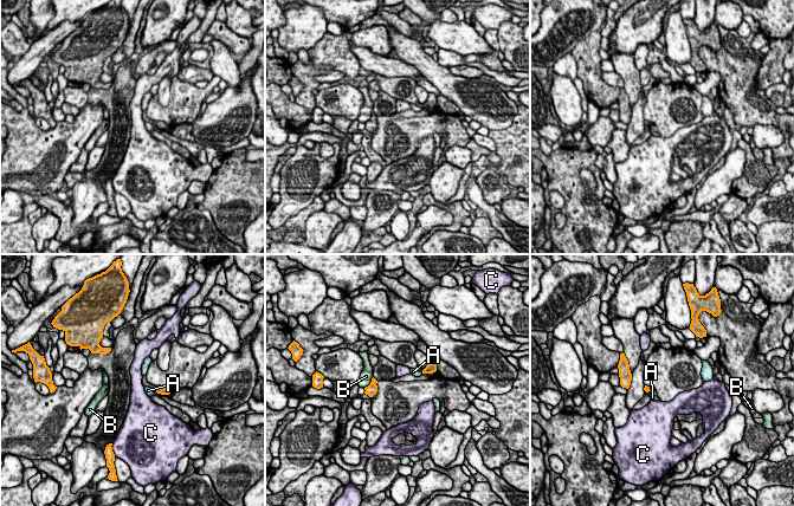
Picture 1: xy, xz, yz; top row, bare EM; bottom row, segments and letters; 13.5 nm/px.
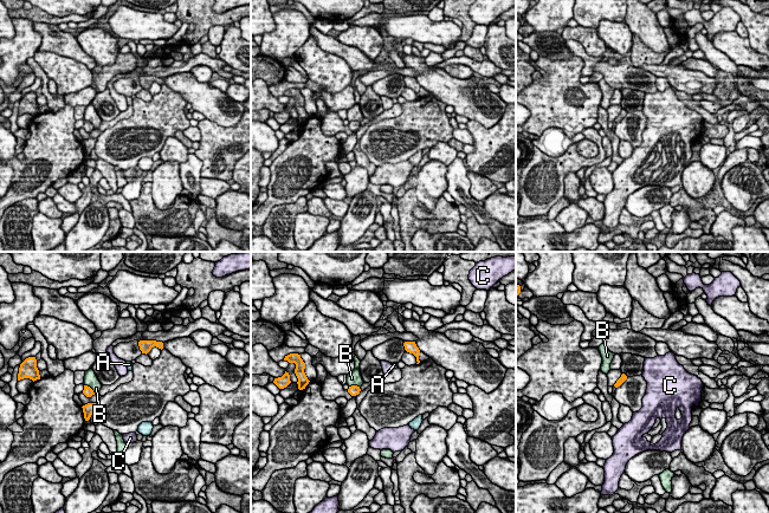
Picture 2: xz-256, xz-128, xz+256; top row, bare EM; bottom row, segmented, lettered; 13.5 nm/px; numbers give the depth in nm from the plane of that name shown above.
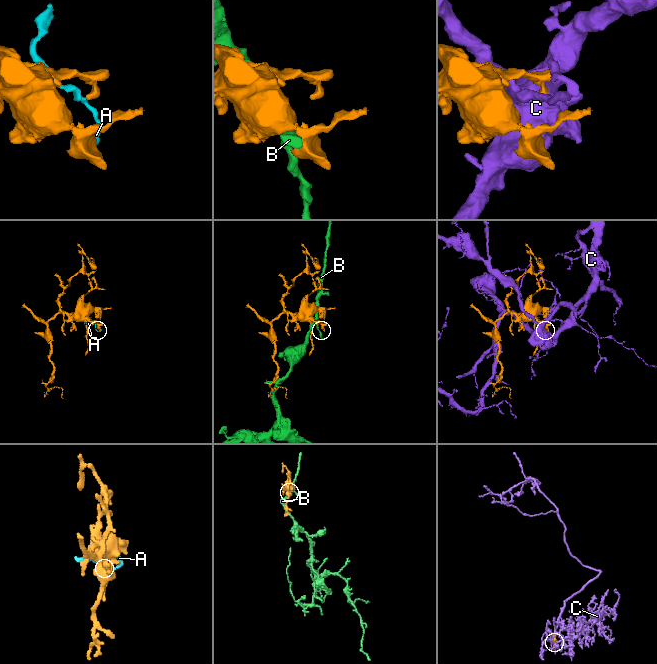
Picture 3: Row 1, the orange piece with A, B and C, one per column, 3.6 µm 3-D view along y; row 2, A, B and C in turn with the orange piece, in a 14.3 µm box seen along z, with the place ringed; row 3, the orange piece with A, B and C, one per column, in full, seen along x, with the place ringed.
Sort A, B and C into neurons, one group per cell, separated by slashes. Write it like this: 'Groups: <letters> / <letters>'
Groups: A / B / C

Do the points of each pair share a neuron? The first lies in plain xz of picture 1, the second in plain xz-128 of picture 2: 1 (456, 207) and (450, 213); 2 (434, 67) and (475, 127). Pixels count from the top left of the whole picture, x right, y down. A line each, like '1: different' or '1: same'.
1: same
2: different

